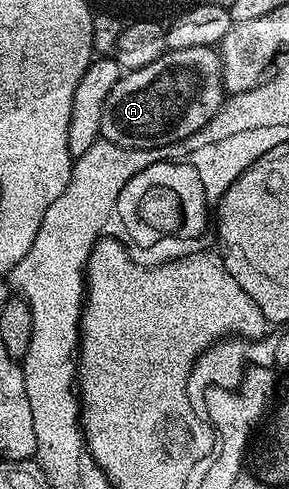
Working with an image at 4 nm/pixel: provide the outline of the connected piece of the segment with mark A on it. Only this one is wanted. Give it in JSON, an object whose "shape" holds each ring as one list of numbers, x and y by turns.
{"shape":[[217,47,166,50,151,65,138,71,126,71,103,105,101,138,120,147,138,147,146,151,169,147,201,132,225,104,227,92]]}

